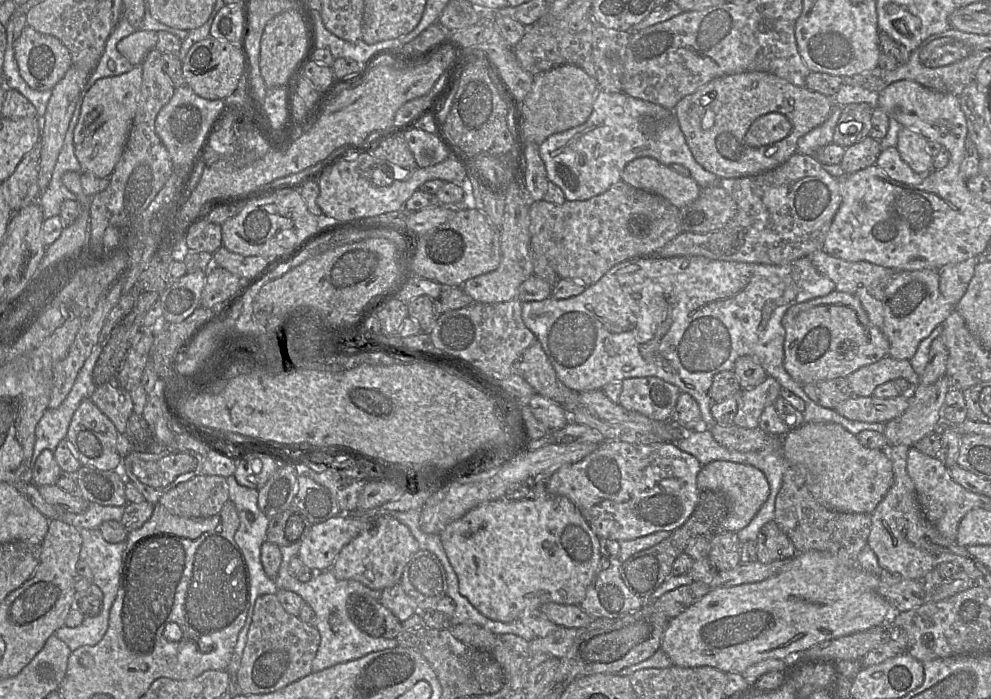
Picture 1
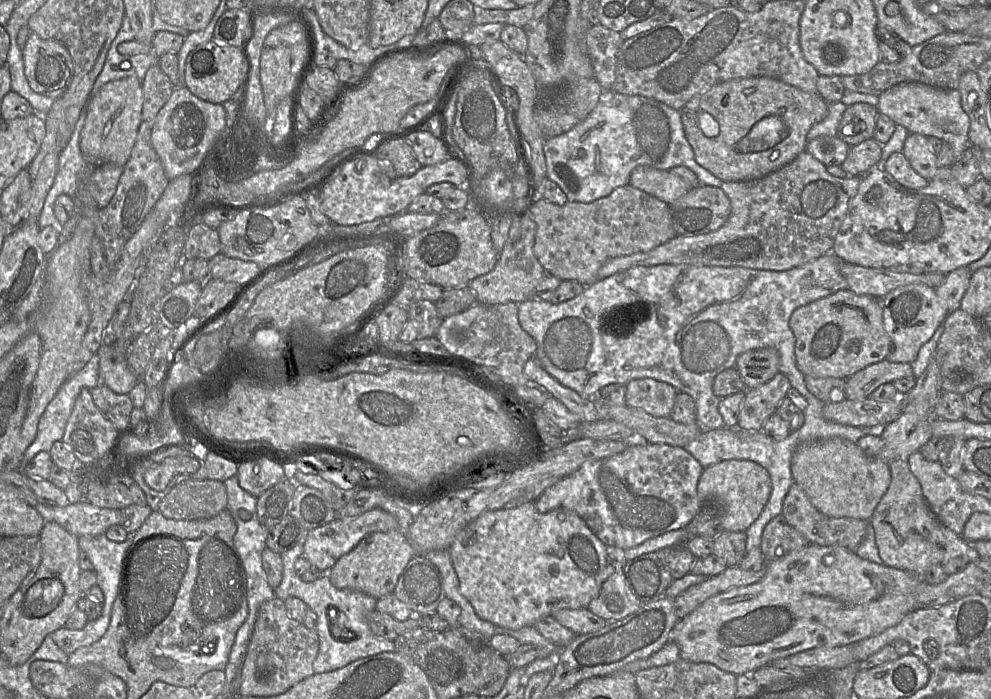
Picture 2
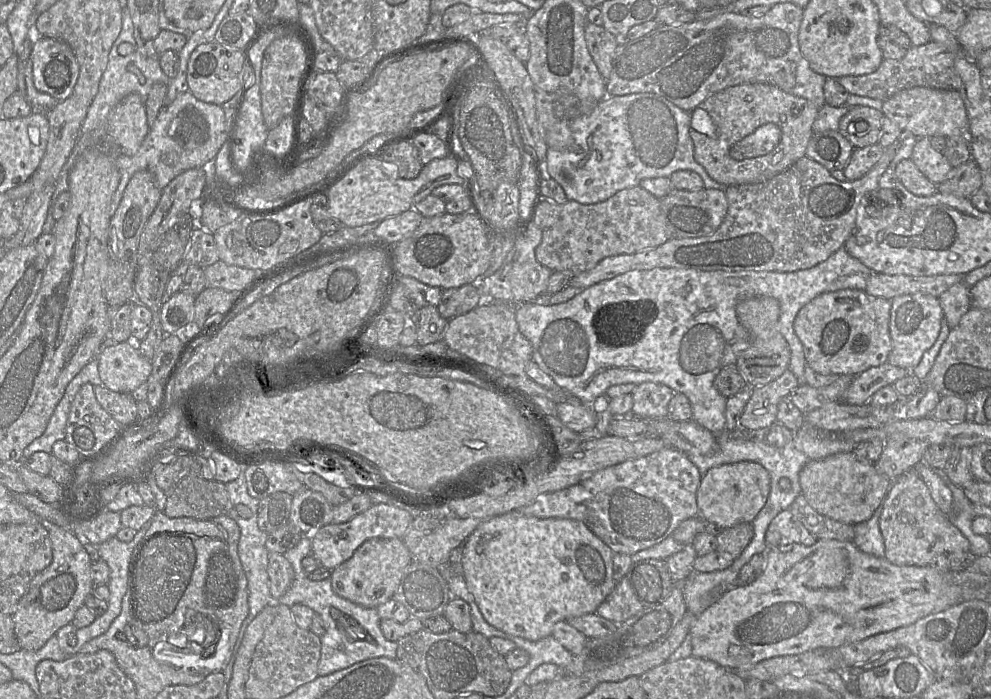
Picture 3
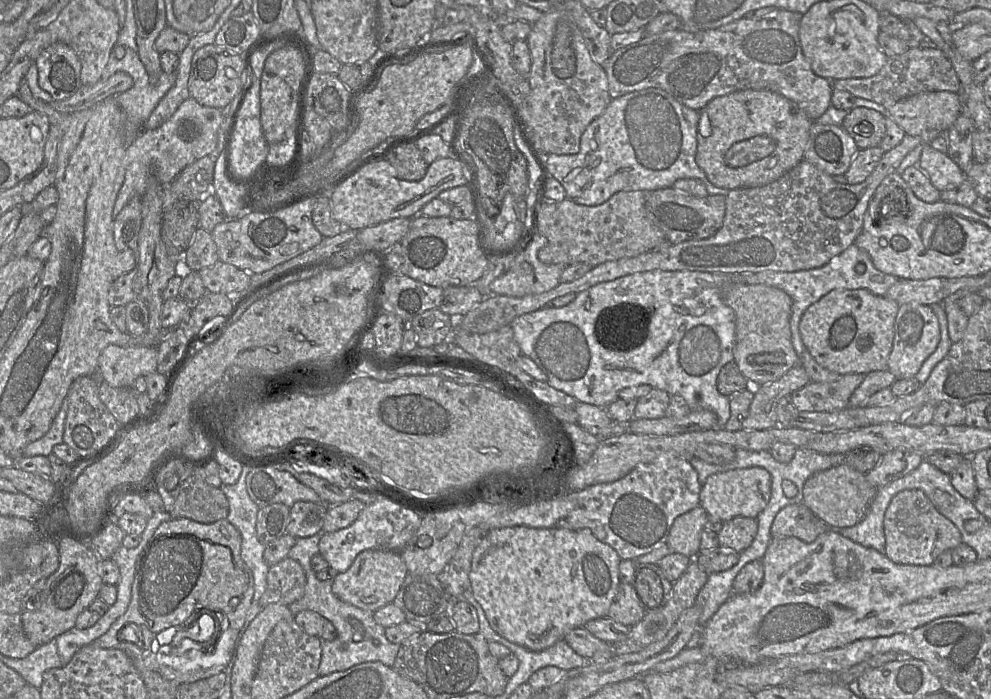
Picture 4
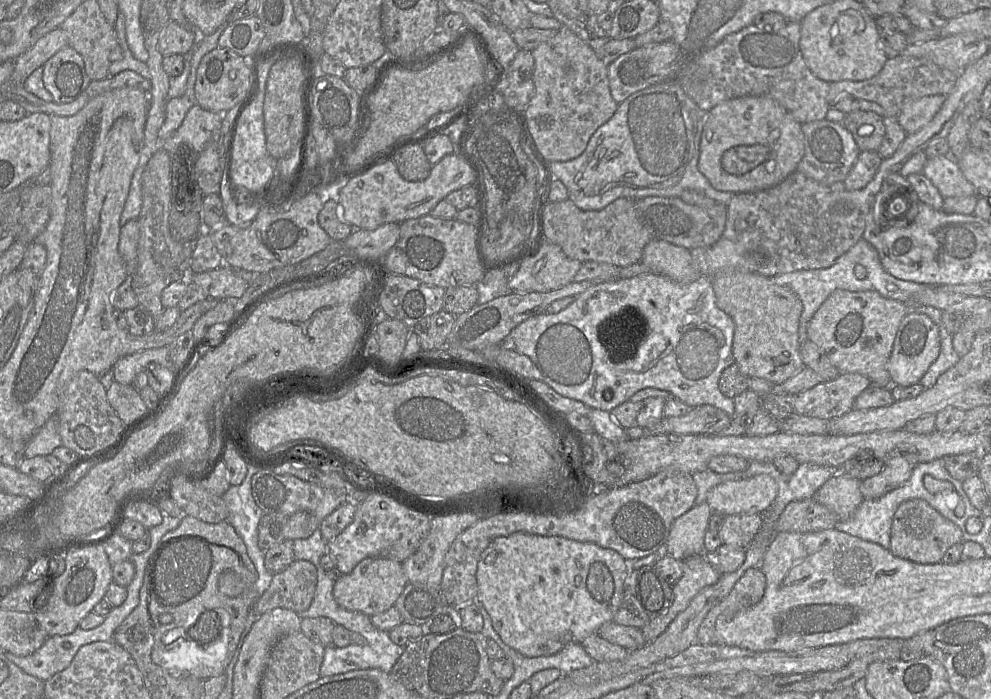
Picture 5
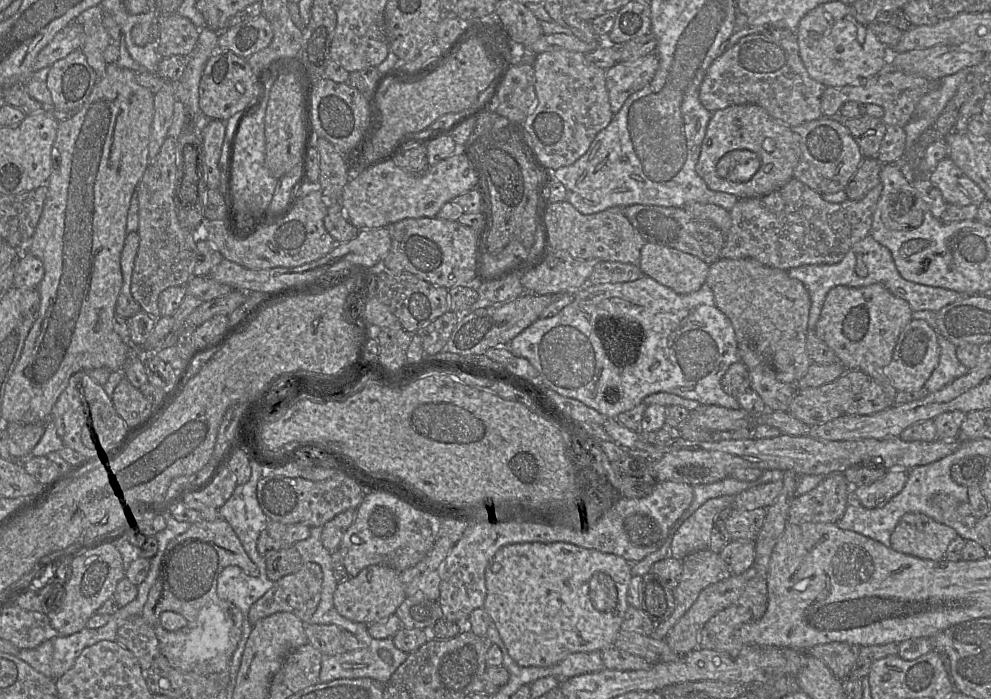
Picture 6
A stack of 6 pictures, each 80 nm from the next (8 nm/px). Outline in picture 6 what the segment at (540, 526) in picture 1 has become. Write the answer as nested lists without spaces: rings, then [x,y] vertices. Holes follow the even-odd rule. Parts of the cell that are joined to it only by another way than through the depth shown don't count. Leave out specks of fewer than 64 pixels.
[[[566,542],[509,544],[497,550],[485,569],[486,597],[482,608],[484,608],[495,624],[510,657],[519,666],[550,667],[572,653],[600,651],[601,649],[614,646],[614,641],[620,631],[621,623],[629,606],[627,590],[631,578],[630,563],[614,554],[582,548]]]

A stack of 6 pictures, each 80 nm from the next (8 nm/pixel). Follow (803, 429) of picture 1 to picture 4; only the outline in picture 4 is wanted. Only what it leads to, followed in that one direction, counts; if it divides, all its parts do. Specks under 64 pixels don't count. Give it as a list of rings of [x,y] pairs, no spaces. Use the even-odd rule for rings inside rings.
[[[841,463],[807,479],[803,488],[803,504],[830,528],[851,527],[866,516],[877,491],[878,488],[867,481],[865,474]]]

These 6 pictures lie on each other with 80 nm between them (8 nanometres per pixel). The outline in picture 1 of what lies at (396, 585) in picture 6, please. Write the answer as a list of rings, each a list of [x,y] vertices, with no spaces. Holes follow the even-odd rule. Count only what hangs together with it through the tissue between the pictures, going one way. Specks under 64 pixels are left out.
[[[390,514],[377,515],[370,529],[362,531],[341,549],[330,569],[339,580],[355,580],[382,591],[400,582],[406,564],[419,549],[418,541],[406,525]]]

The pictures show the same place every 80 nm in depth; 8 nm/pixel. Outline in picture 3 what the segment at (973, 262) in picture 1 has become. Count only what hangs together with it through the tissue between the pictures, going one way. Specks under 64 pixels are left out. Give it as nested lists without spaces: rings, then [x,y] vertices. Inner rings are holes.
[[[964,281],[952,285],[938,297],[944,319],[950,329],[955,328],[962,316],[970,310],[970,288]]]

